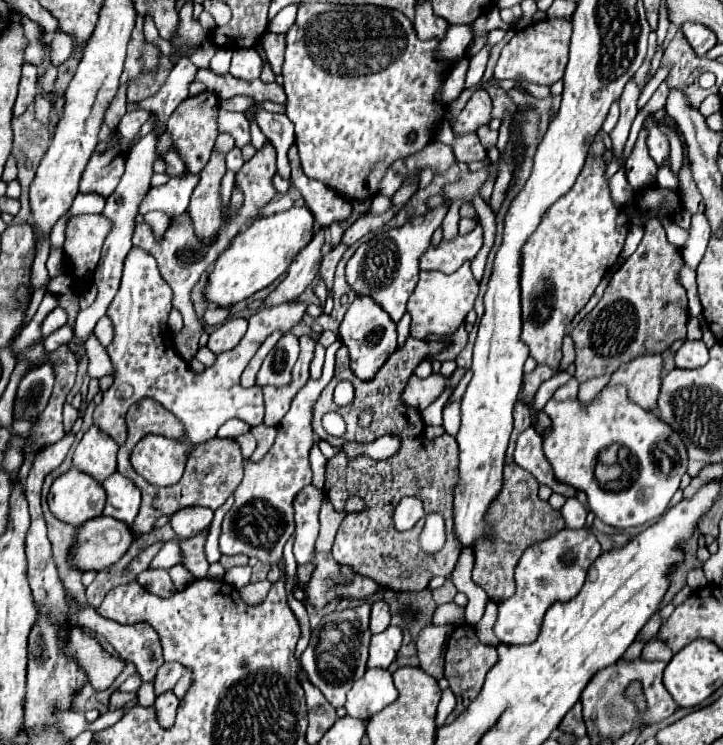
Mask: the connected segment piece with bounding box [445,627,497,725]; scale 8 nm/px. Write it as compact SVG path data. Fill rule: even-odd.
M457 627L457 629L451 633L449 643L447 643L447 653L445 653L445 679L449 681L449 687L451 687L451 691L453 691L455 697L457 697L457 707L455 707L455 711L447 717L447 721L445 721L447 725L453 723L453 721L469 707L469 703L481 693L485 675L487 675L487 671L493 667L495 661L497 661L497 649L495 649L495 647L489 647L489 645L481 645L481 643L475 639L473 629L469 629L469 627Z

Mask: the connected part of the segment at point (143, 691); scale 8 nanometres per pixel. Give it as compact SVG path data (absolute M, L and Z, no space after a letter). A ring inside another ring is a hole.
M149 681L149 683L143 683L141 687L139 687L139 691L137 691L137 699L139 699L139 705L153 705L153 701L155 701L155 691L153 691L153 681Z

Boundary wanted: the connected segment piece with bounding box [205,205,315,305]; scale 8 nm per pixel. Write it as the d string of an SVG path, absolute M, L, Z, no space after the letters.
M293 205L287 211L273 213L269 217L257 219L253 225L243 229L231 245L219 255L215 269L209 273L209 283L205 295L213 305L235 305L241 299L247 299L255 291L271 285L279 275L289 269L289 263L297 253L313 239L315 235L315 217L307 205Z

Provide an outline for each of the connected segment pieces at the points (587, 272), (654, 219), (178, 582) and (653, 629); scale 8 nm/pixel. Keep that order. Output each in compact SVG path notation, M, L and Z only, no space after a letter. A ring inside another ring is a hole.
M587 159L581 175L577 177L577 183L573 185L573 191L565 195L565 199L559 199L551 209L549 215L545 215L545 223L541 223L541 229L533 233L533 239L525 247L523 263L521 263L521 307L523 307L523 331L521 341L529 347L529 357L537 361L537 365L547 365L553 371L559 371L561 365L561 341L565 335L567 325L571 319L585 307L585 303L591 299L595 287L607 273L607 269L617 261L625 235L629 231L629 223L623 215L623 209L619 209L609 195L609 185L605 181L605 165L601 159Z
M649 185L635 191L633 203L645 217L645 239L637 251L613 273L605 295L595 309L579 321L571 331L575 341L575 379L585 383L595 377L611 375L623 363L629 363L645 353L663 353L669 345L685 339L685 323L689 317L685 287L679 281L679 271L685 261L681 249L667 241L659 215L673 217L683 209L679 191Z
M181 565L171 567L171 569L169 569L169 575L171 575L171 579L173 579L173 583L175 583L175 587L177 587L179 591L185 589L185 587L189 585L189 581L193 581L191 573L189 573L185 567L181 567Z
M657 615L653 621L649 621L641 631L639 631L639 635L637 635L637 639L641 639L641 641L649 641L657 631L659 631L659 627L661 627L661 617Z

